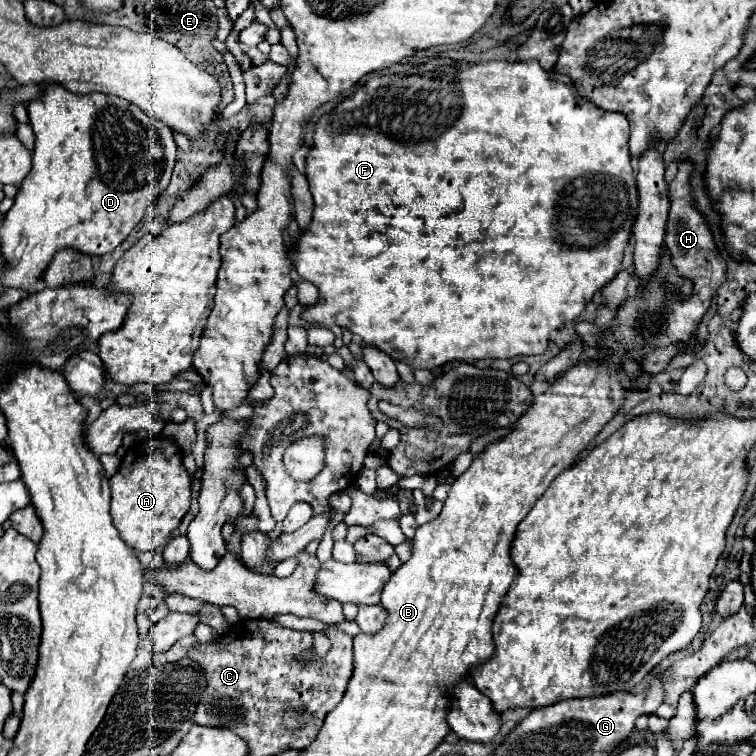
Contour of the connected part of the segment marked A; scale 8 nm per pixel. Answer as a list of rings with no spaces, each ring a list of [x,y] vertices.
[[[148,436],[128,448],[128,454],[122,458],[118,472],[110,478],[110,492],[112,492],[112,504],[110,504],[110,516],[116,530],[120,530],[120,538],[136,552],[150,552],[150,550],[162,550],[170,538],[170,534],[178,528],[184,514],[190,510],[190,476],[182,464],[182,450],[176,442],[164,438],[164,436]]]

